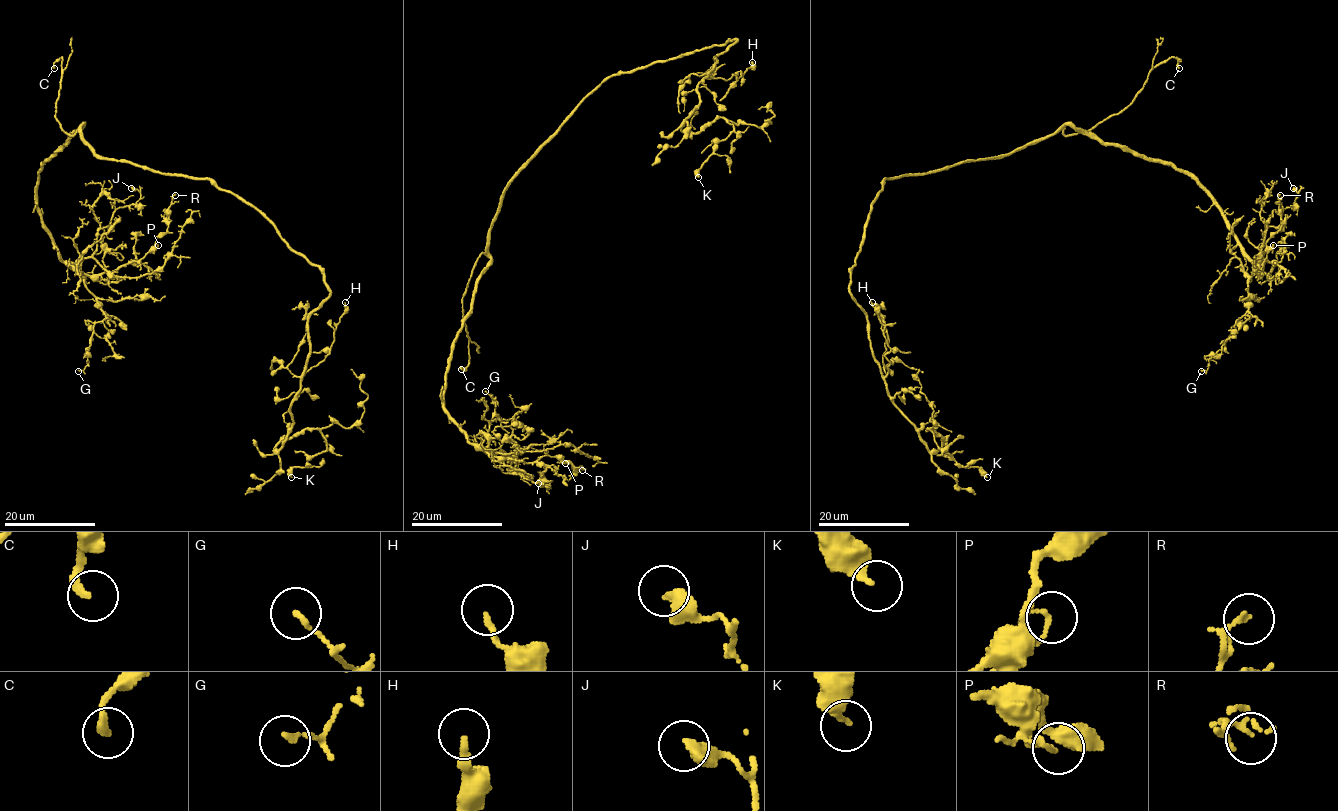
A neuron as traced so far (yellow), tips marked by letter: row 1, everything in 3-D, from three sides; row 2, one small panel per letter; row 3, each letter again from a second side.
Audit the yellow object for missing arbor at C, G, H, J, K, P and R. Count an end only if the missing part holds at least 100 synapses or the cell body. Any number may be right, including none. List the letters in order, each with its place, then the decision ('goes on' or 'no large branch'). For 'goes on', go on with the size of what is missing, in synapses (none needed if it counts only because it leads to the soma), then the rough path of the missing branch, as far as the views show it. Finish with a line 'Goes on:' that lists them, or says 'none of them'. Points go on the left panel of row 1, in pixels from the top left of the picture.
C: at (54, 68); goes on; missing branch runs (54, 68), (55, 79), (42, 106), (17, 108)
G: at (78, 371); no large branch
H: at (345, 302); no large branch
J: at (131, 188); no large branch
K: at (291, 477); no large branch
P: at (158, 245); no large branch
R: at (175, 195); no large branch
Goes on: C

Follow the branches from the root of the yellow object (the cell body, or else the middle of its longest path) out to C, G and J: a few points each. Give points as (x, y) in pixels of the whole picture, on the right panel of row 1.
C: (931, 171), (1007, 154), (1061, 129), (1065, 135), (1087, 132), (1120, 113), (1155, 66), (1175, 57), (1179, 68)
G: (931, 171), (1013, 152), (1065, 125), (1186, 171), (1208, 192), (1257, 269), (1248, 283), (1250, 307), (1201, 371)
J: (931, 171), (1007, 154), (1072, 125), (1186, 171), (1254, 262), (1265, 251), (1264, 230), (1294, 204), (1293, 188)

